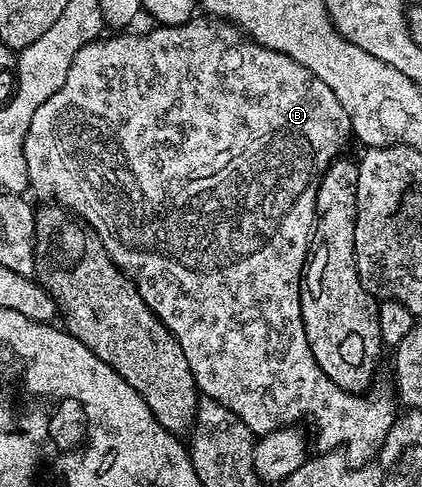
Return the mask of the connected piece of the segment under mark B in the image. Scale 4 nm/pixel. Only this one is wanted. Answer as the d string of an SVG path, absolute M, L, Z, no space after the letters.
M210 16L192 17L190 22L182 22L180 26L161 26L156 25L155 30L151 30L148 34L127 34L131 32L119 32L116 38L107 38L104 42L100 40L92 40L86 42L73 56L71 66L67 70L65 80L61 84L61 88L57 88L57 92L53 92L53 96L49 96L45 100L45 104L41 104L41 108L37 108L33 112L33 120L29 120L27 131L25 132L25 140L23 141L23 152L25 154L25 168L27 169L27 181L30 189L35 189L35 194L39 198L56 198L58 205L64 210L71 211L77 218L83 219L90 226L91 231L96 234L101 240L101 244L105 248L105 252L109 252L109 256L118 264L120 270L134 282L137 292L141 296L141 300L145 300L153 313L165 324L165 328L169 328L169 332L173 332L173 336L177 340L177 344L181 344L181 352L185 352L185 360L189 360L189 368L195 377L195 385L199 388L199 393L203 398L212 398L214 402L221 403L225 408L229 408L232 412L242 420L252 434L262 436L279 430L283 426L295 426L299 424L302 418L312 418L315 421L315 442L313 438L313 446L319 452L335 452L339 446L347 446L345 449L345 457L348 463L351 464L366 464L376 457L377 451L382 447L387 439L389 428L395 423L397 417L397 402L394 397L391 398L387 394L375 394L372 398L363 398L367 396L356 396L354 393L343 390L337 384L333 384L329 379L322 376L314 376L315 378L303 378L303 366L307 370L314 371L316 369L315 361L310 352L305 352L305 339L303 337L303 317L301 316L301 292L303 291L303 275L307 265L307 256L311 249L311 232L315 228L315 197L317 196L317 188L321 184L323 174L331 166L331 163L336 158L344 153L343 150L347 146L347 141L352 141L353 135L351 125L349 124L349 116L345 112L345 108L341 108L341 100L337 100L337 96L333 96L333 88L329 88L329 84L325 84L325 80L321 80L317 76L313 76L313 72L309 72L309 68L305 68L301 64L297 64L297 60L293 60L289 56L285 56L276 50L265 48L261 44L252 42L250 38L244 36L230 22L216 20Z

